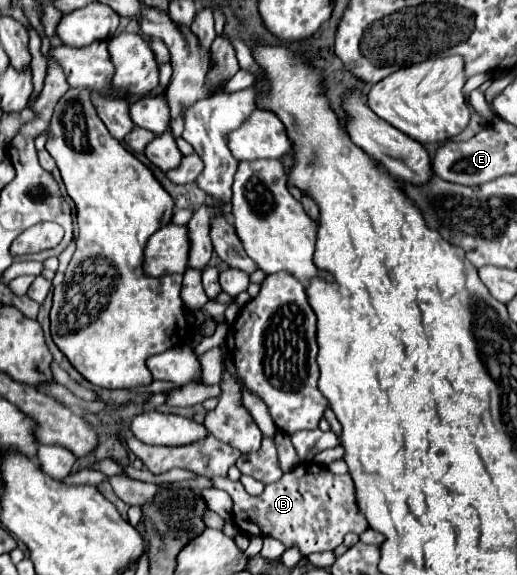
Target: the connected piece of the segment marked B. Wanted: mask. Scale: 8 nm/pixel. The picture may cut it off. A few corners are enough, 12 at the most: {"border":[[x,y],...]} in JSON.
{"border":[[297,464],[263,494],[213,478],[233,522],[303,556],[369,528],[351,476]]}

